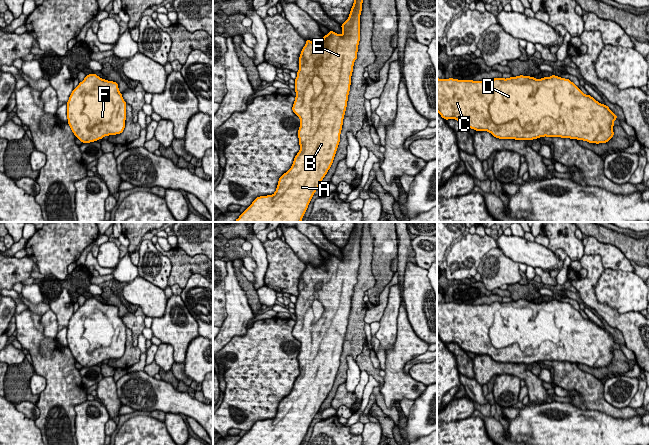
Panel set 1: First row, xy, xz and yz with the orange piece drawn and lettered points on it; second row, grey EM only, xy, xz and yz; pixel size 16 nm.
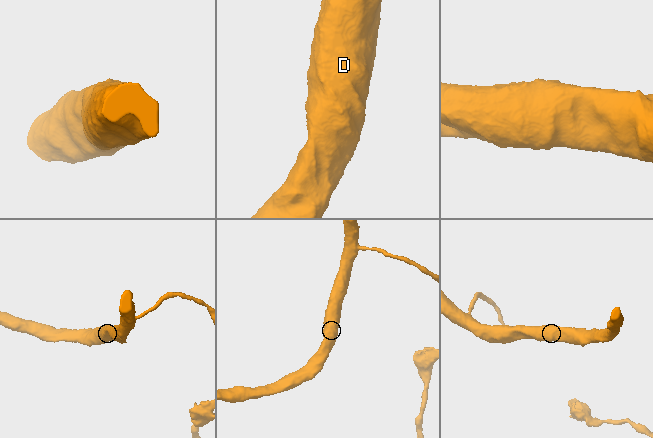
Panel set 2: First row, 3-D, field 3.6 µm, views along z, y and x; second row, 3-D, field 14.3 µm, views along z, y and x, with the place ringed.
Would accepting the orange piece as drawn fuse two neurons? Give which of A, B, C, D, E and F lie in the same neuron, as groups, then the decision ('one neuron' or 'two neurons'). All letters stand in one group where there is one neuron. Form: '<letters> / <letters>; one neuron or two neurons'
A B C D E F; one neuron

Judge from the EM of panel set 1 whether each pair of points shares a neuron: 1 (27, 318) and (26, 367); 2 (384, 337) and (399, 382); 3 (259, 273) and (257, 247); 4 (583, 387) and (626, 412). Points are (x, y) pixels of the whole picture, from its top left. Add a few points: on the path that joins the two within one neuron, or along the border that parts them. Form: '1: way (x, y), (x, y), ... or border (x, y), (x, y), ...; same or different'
1: border (31, 364), (35, 372); different
2: border (397, 327), (395, 342), (385, 352); different
3: way (260, 267), (258, 253); same
4: way (594, 398), (604, 407), (615, 412); same

